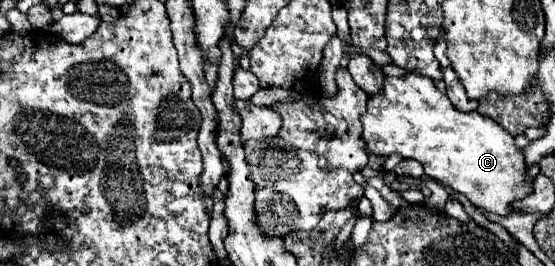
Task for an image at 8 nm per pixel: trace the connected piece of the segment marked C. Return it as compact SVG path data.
M407 73L403 77L385 77L381 95L373 95L367 101L367 111L361 115L363 121L363 139L371 153L389 157L391 153L399 153L401 157L417 159L425 175L451 187L457 193L463 193L473 205L487 209L497 215L509 215L511 201L521 199L531 189L531 179L525 177L525 161L521 159L521 151L517 151L513 137L493 119L483 117L481 113L463 113L459 111L449 97L433 83L431 77L419 73Z

